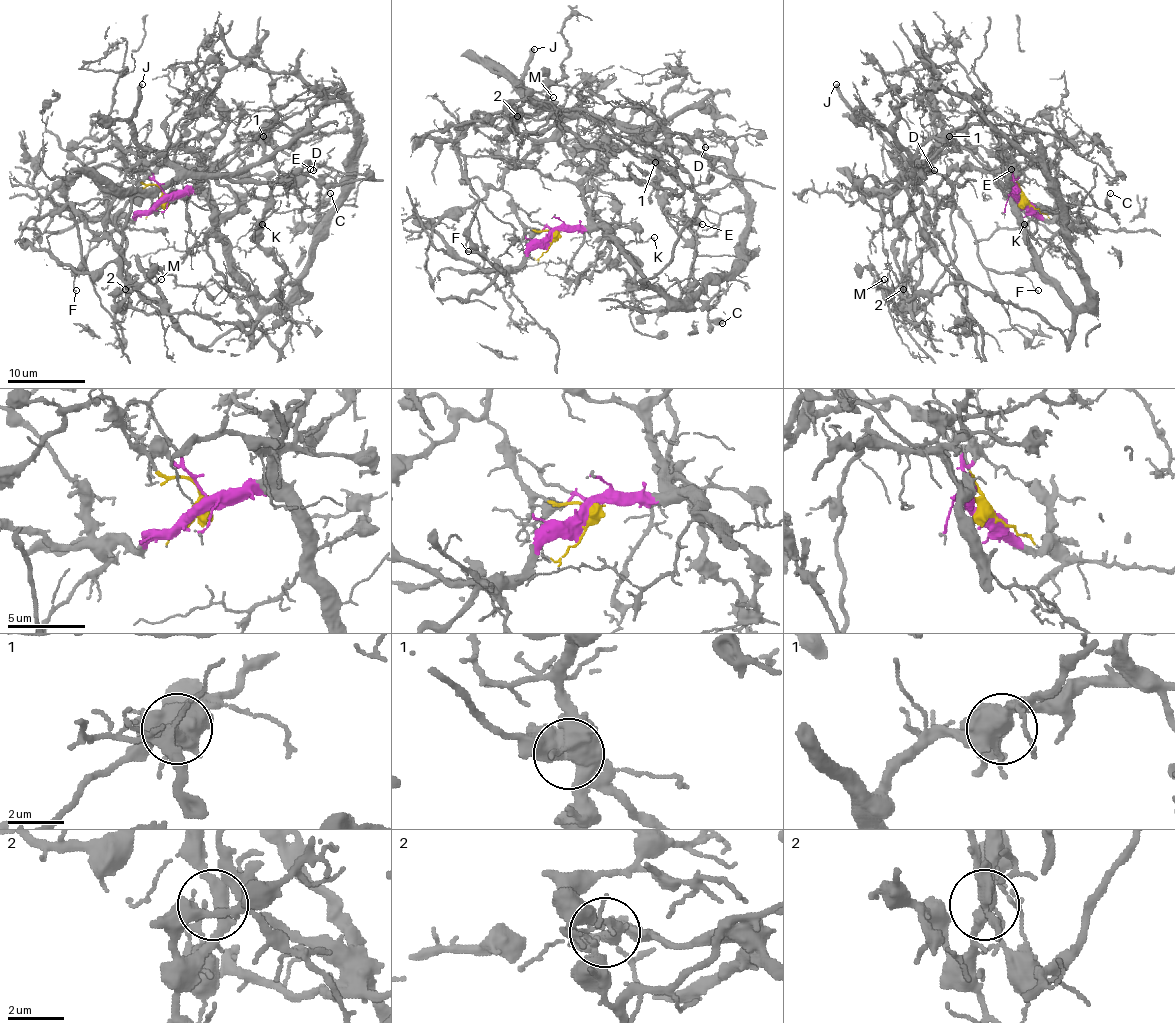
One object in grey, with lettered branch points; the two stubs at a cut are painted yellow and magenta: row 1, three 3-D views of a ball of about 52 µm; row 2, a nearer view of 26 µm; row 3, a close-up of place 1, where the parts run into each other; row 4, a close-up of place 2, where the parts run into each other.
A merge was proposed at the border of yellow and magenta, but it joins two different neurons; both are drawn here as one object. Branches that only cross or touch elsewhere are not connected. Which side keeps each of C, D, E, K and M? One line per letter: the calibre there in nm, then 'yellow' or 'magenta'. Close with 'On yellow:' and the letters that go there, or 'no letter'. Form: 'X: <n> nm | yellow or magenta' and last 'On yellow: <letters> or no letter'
C: 110 nm | magenta
D: 90 nm | yellow
E: 280 nm | yellow
K: 80 nm | magenta
M: 90 nm | yellow
On yellow: D, E, M

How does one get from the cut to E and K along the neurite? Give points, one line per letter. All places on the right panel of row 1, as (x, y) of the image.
E: (1021, 202), (1015, 175), (980, 146), (903, 173), (932, 138), (973, 124), (988, 124), (1006, 177), (1011, 169)
K: (1021, 202), (1017, 194), (1013, 198), (1019, 227), (1031, 246), (1027, 238), (1029, 227), (1025, 223)

